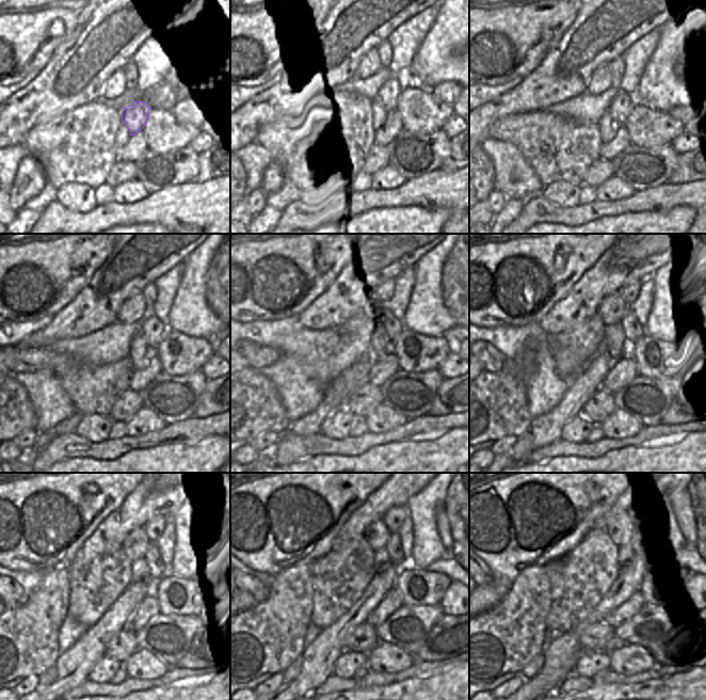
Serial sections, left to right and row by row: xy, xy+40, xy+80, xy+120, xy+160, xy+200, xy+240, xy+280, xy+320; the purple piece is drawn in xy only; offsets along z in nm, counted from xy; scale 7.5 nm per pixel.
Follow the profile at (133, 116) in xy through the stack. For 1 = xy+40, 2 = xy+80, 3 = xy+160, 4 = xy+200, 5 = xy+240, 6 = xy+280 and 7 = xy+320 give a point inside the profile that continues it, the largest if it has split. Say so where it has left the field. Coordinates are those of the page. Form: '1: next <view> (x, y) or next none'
1: next xy+40 (385, 101)
2: next xy+80 (622, 106)
3: next xy+160 (394, 328)
4: next xy+200 (634, 330)
5: next xy+240 (157, 568)
6: next xy+280 (394, 549)
7: next xy+320 (635, 541)

